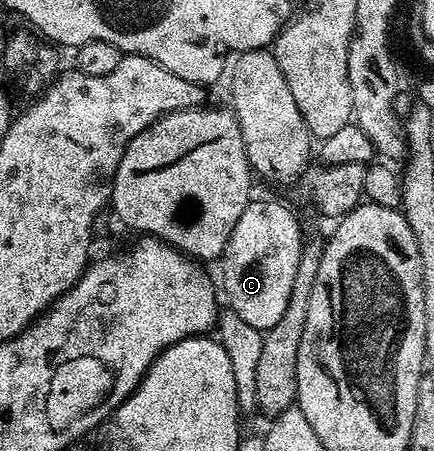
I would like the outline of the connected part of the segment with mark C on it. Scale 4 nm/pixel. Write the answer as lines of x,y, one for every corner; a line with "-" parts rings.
253,199
236,222
222,255
222,282
229,309
261,332
280,322
292,294
303,247
300,224
286,205

